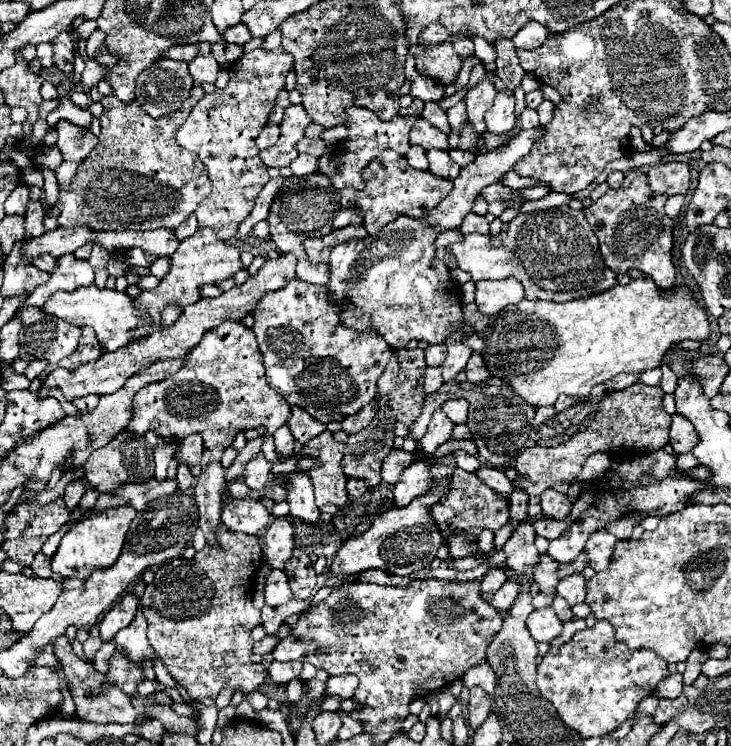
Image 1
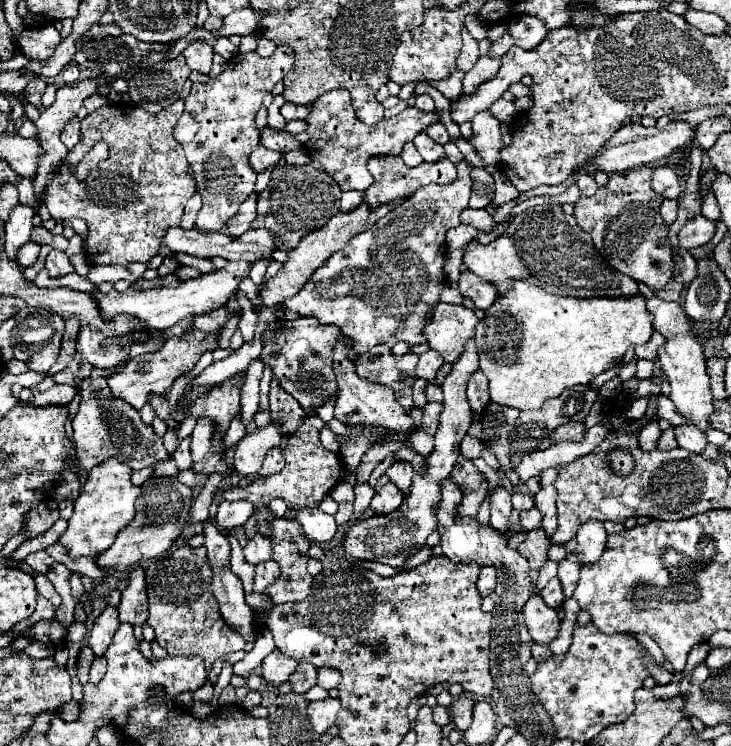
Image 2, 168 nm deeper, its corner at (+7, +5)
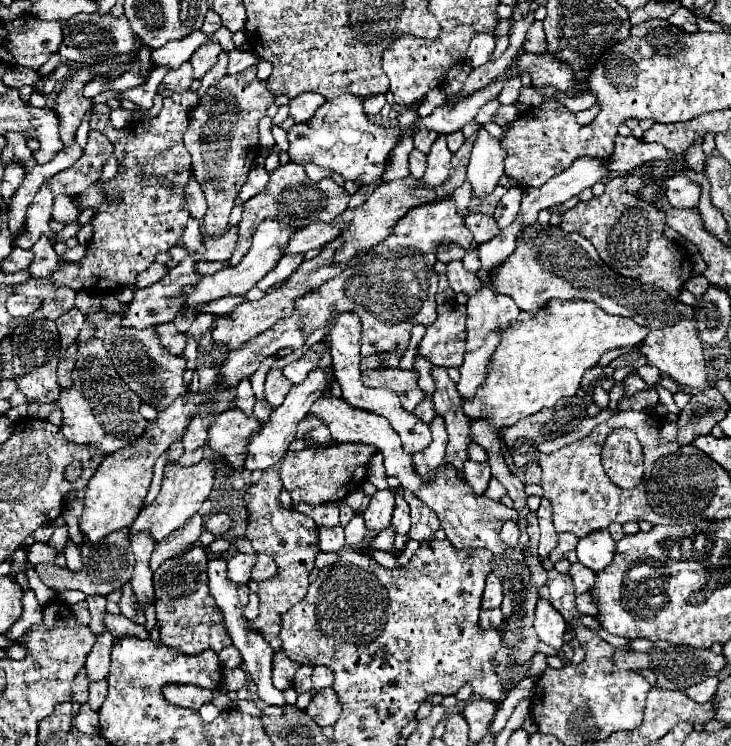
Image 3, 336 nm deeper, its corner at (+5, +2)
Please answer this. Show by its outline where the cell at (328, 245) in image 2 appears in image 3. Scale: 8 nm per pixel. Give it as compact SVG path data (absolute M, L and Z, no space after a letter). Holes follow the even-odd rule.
M475 137L467 139L461 149L453 155L453 167L451 167L451 175L443 185L435 187L435 189L425 189L425 187L415 187L415 179L409 175L405 179L397 179L397 181L389 181L385 185L379 185L371 195L369 199L355 207L355 209L347 208L341 215L337 215L331 223L345 223L347 227L339 233L337 241L341 241L341 247L339 251L335 251L333 255L333 263L347 263L351 261L355 255L359 255L361 251L367 251L371 249L375 243L379 243L381 239L385 239L389 235L389 227L395 225L411 207L419 205L419 203L427 203L431 199L439 199L441 195L451 195L463 181L465 181L465 169L467 169L467 159L469 159L469 153L471 153L471 143L473 143ZM371 211L371 213L367 213Z

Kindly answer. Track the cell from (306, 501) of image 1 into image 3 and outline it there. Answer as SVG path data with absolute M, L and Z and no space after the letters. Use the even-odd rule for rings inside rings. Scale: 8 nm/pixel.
M319 527L319 549L321 551L339 551L345 545L345 537L343 537L343 527Z

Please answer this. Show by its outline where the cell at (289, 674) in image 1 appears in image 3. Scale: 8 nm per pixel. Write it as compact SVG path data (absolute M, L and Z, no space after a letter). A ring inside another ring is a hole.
M277 651L273 655L273 685L279 687L281 691L287 689L287 687L291 687L293 675L295 675L295 671L299 667L301 665L295 663L295 661L291 661L291 659L287 659L287 655L283 651Z

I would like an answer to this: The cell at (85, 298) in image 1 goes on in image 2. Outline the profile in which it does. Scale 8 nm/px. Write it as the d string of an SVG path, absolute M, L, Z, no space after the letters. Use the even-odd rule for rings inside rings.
M229 262L225 268L213 270L209 274L201 274L199 278L191 278L185 280L183 284L179 284L177 288L153 288L153 290L135 290L133 286L127 288L125 292L117 292L111 290L109 294L101 294L99 290L93 292L93 296L99 302L99 310L105 318L113 318L115 314L127 312L135 318L139 318L145 328L151 330L165 330L171 328L173 324L177 324L179 320L187 318L187 316L195 316L195 314L205 314L211 312L215 308L221 308L227 304L227 300L237 292L237 286L243 278L247 278L249 270L251 270L253 262Z

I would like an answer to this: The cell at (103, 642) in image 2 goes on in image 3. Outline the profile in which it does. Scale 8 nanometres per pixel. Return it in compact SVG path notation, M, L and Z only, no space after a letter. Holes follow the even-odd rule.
M105 629L101 635L97 635L97 641L95 641L95 645L85 661L89 681L99 681L99 679L107 677L111 645L113 645L113 635L109 629Z

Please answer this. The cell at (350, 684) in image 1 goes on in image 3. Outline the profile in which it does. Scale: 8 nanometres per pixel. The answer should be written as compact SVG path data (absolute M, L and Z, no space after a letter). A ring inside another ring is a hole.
M315 667L313 669L313 687L315 687L315 691L331 687L333 679L335 679L335 675L329 667Z

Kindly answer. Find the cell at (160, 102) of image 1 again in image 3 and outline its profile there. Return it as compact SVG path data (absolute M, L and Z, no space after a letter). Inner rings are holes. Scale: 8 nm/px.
M187 61L187 63L183 63L179 69L169 71L169 73L165 75L165 79L163 79L161 87L159 87L159 95L161 95L161 97L169 97L169 95L173 95L173 93L181 93L181 91L189 89L191 83L193 83L193 67L191 67L191 63Z

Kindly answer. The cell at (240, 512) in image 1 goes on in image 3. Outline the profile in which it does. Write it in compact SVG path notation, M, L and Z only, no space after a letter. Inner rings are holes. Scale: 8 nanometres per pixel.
M221 511L221 513L215 513L215 515L211 515L211 517L207 519L205 529L211 531L215 537L221 537L221 535L225 535L229 529L233 529L233 525L235 525L235 521L231 519L231 515L225 513L225 511Z

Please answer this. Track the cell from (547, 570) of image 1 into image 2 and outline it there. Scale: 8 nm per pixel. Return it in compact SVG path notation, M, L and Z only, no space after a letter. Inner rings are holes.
M541 528L525 532L525 540L517 546L517 552L527 558L531 568L541 568L547 562L547 550L551 546L551 540L545 536Z

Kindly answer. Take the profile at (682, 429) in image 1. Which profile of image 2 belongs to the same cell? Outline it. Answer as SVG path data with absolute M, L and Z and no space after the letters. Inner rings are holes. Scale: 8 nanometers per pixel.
M683 424L675 428L677 434L677 442L681 448L689 450L689 452L703 452L707 448L707 438L705 434L699 432L699 428L693 428L693 424Z

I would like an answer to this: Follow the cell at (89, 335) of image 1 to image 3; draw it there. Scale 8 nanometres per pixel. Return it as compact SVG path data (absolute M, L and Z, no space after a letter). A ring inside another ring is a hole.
M73 307L71 311L63 313L55 323L57 323L57 329L59 329L61 349L67 349L71 343L75 343L75 341L77 341L79 331L83 329L85 317L83 317L83 313L81 313L77 307Z

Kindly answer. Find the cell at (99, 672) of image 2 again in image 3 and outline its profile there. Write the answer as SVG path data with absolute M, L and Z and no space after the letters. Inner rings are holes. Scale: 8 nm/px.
M95 681L89 685L89 705L93 711L97 711L103 701L105 701L105 695L107 695L107 681Z

